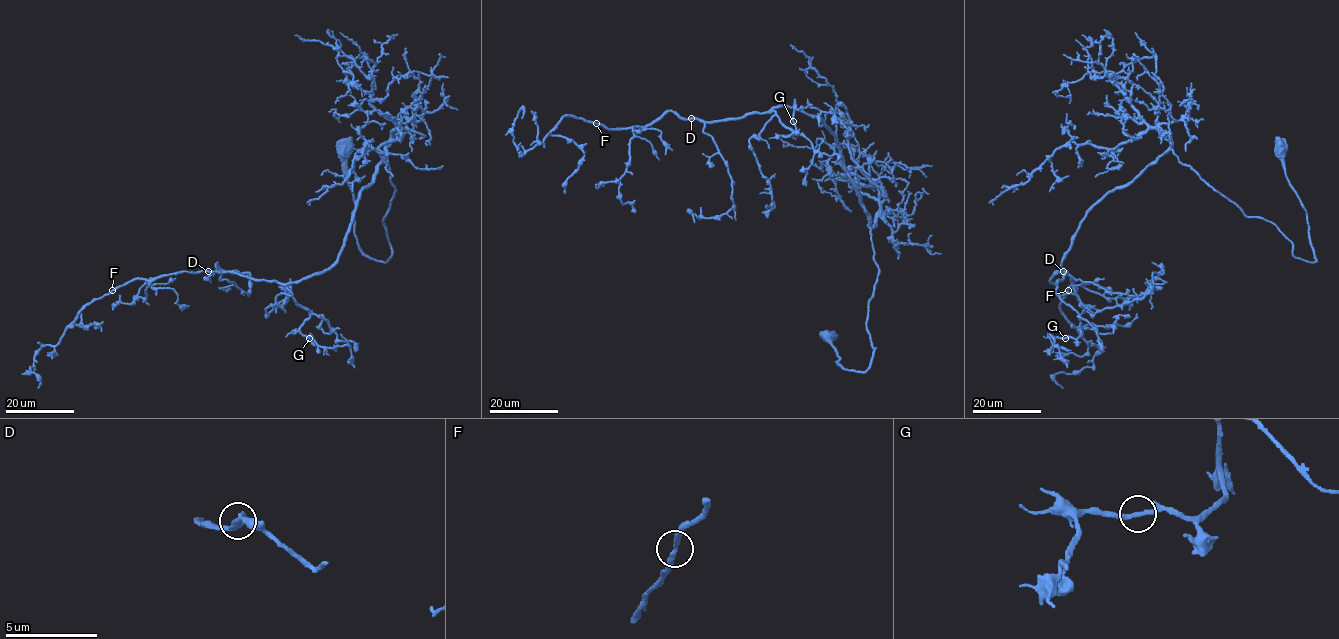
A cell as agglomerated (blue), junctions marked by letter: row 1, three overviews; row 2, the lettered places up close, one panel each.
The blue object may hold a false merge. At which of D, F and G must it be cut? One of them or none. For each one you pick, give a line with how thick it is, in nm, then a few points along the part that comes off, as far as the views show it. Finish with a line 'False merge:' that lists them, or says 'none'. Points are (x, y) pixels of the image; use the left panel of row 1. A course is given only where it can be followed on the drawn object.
False merge: none

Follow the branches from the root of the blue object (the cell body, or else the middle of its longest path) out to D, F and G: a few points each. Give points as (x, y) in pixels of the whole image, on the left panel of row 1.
D: (342, 147), (358, 247), (386, 262), (382, 220), (395, 191), (386, 149), (330, 267), (286, 283), (207, 271)
F: (342, 147), (358, 247), (386, 262), (395, 191), (386, 149), (327, 269), (286, 283), (178, 271), (112, 290)
G: (342, 147), (358, 247), (392, 253), (386, 149), (338, 259), (286, 286), (309, 338)

